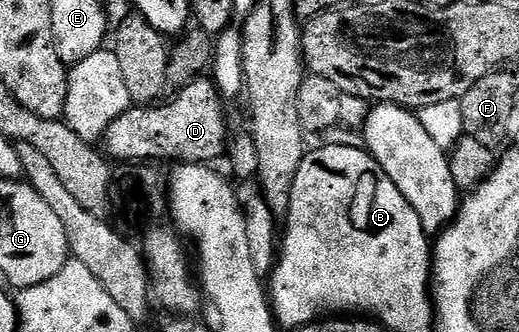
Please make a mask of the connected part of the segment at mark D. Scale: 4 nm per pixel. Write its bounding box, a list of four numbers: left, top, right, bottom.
[102,76,226,164]

